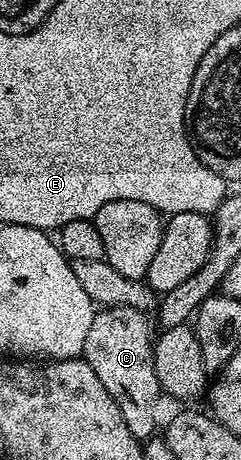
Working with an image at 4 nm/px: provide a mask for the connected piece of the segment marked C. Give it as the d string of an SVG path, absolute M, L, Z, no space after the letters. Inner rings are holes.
M105 307L97 310L94 321L90 321L90 333L86 333L86 345L84 346L83 359L94 369L98 381L102 381L102 386L106 388L106 393L114 397L114 405L122 409L122 417L126 425L130 425L130 433L141 441L153 438L156 427L156 406L162 400L160 382L156 372L156 362L152 356L154 350L154 331L148 324L149 316L145 312L130 307Z

